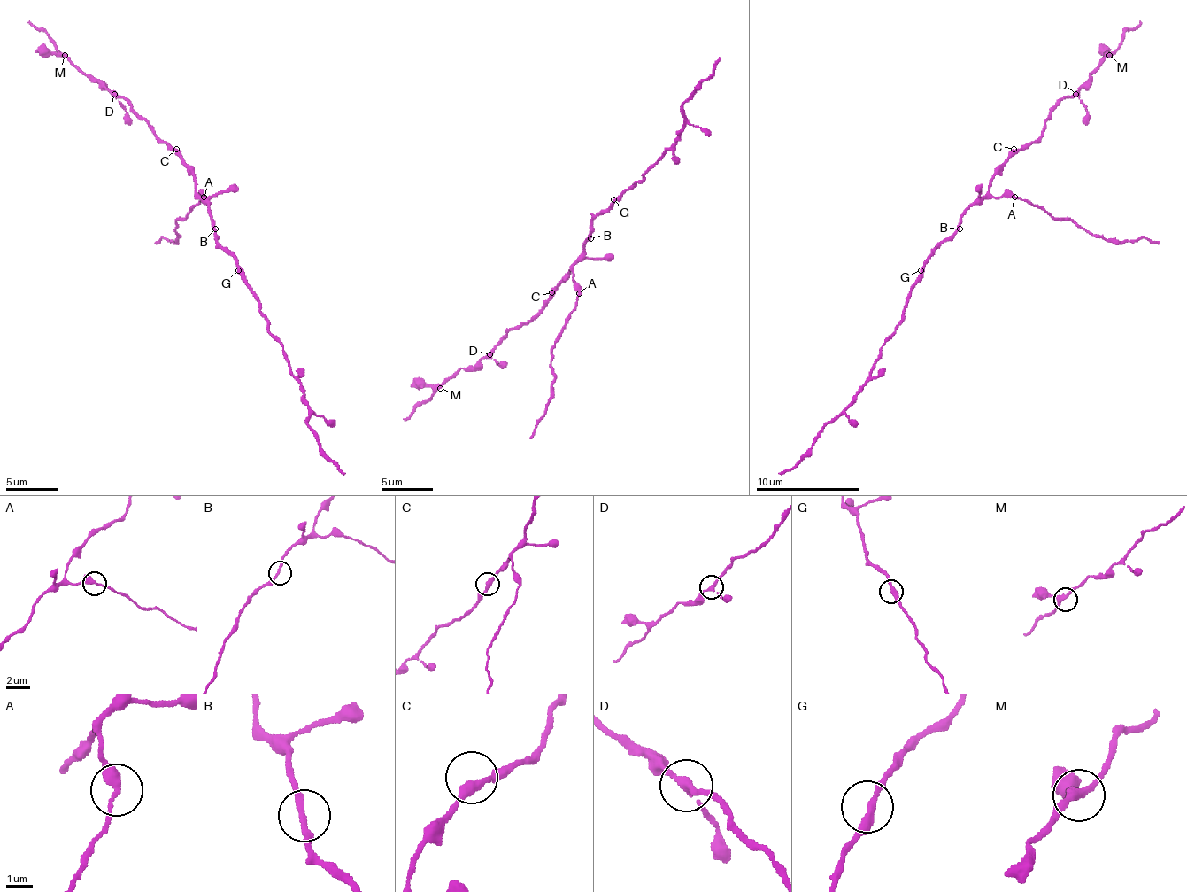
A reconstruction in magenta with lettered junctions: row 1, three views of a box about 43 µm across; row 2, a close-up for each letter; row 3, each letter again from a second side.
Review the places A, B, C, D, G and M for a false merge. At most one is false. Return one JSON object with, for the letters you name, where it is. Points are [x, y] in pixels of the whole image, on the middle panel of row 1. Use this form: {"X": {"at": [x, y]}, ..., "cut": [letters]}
{"A": {"at": [579, 293]}, "cut": ["A"]}

